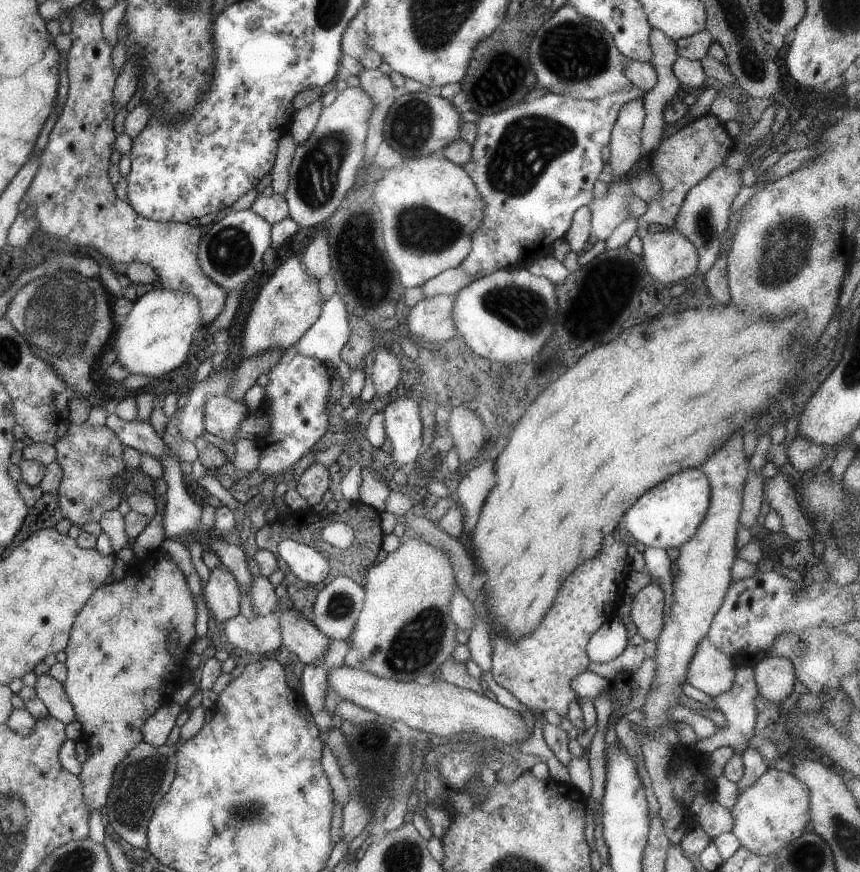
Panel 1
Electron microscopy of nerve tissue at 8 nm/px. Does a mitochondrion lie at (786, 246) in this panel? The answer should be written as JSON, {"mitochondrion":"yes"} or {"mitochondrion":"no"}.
{"mitochondrion":"yes"}

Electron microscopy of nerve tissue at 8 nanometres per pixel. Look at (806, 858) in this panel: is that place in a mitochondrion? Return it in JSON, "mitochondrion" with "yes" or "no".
{"mitochondrion":"yes"}

